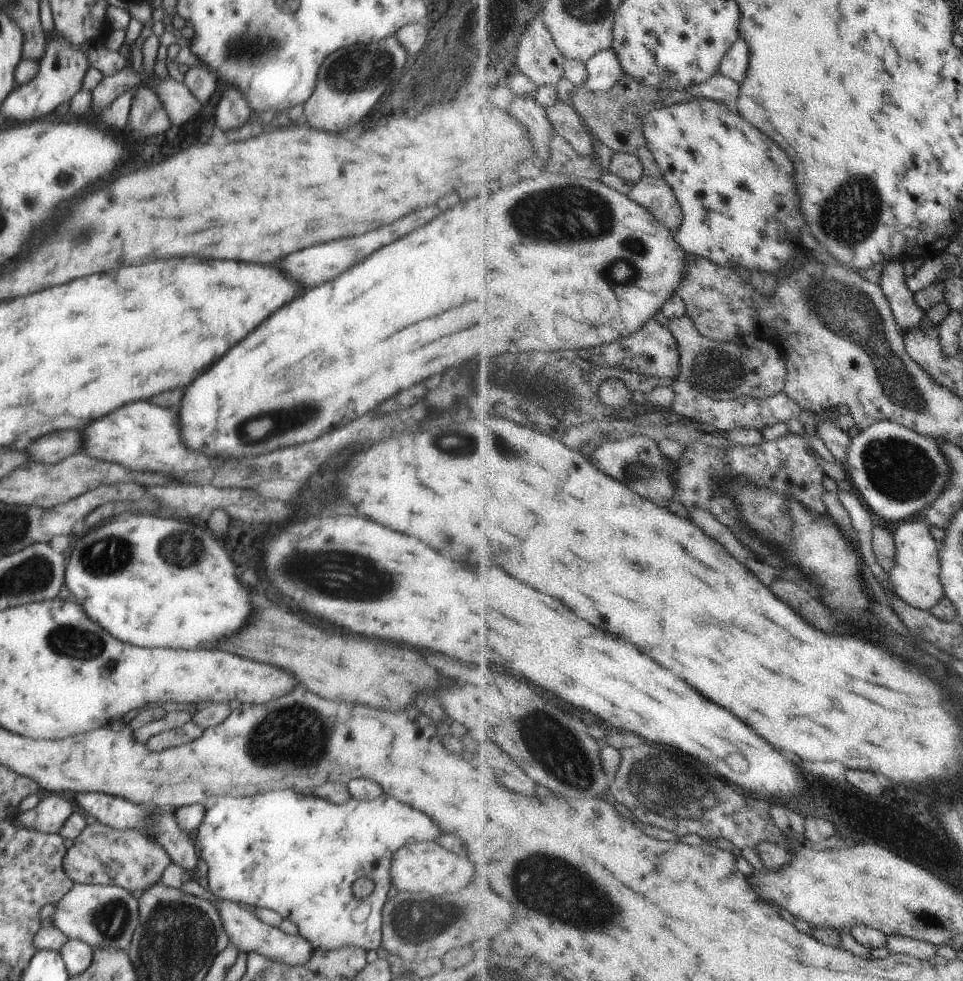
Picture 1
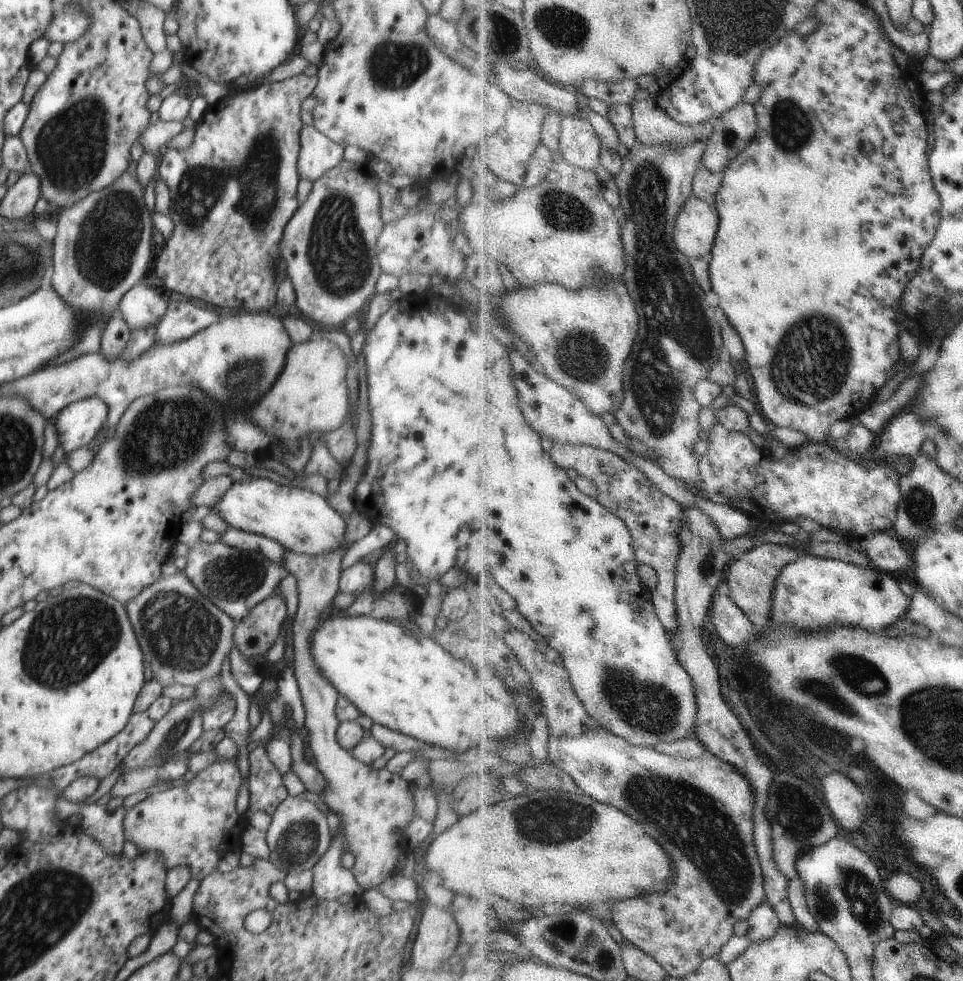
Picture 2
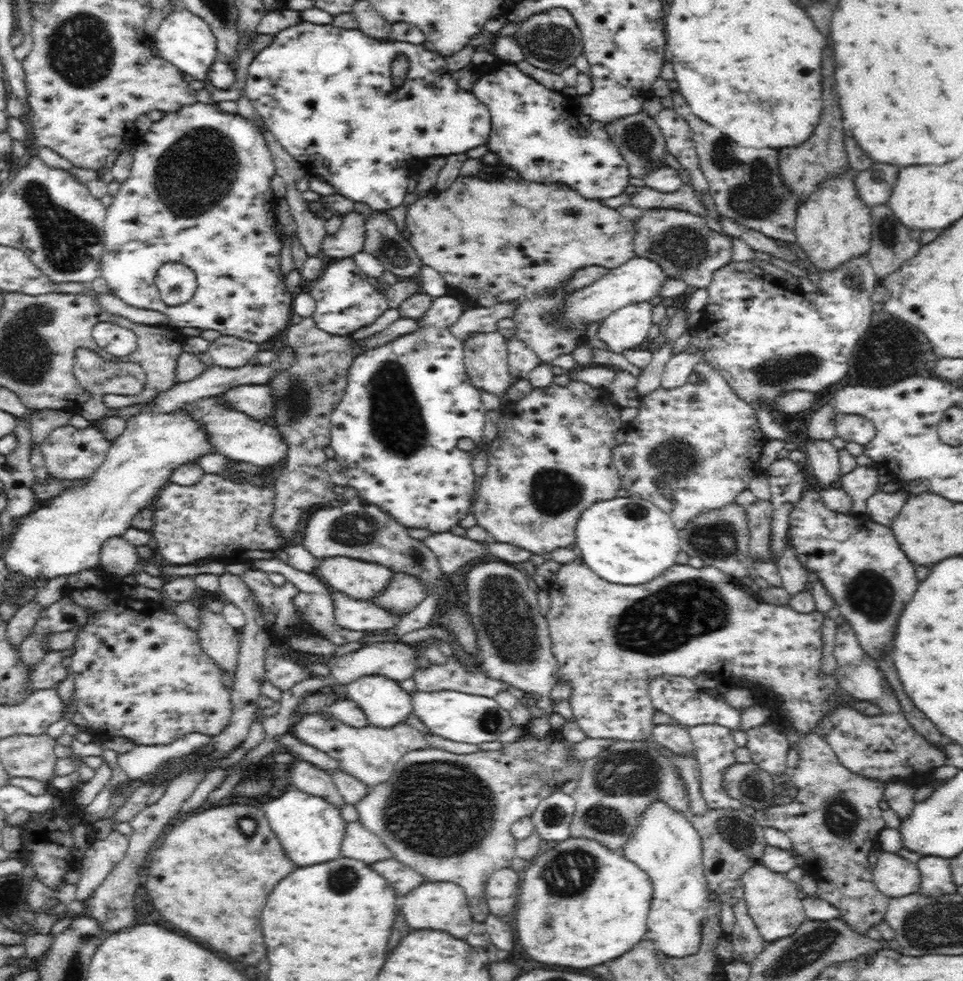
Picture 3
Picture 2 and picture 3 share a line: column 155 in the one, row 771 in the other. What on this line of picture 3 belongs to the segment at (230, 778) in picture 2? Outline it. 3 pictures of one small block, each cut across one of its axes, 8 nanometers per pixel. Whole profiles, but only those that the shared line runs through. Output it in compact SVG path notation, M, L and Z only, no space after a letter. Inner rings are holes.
M802 734L797 747L799 760L790 780L798 794L790 804L756 809L753 818L765 828L784 832L796 854L818 858L814 862L822 866L816 866L820 870L813 876L819 882L816 896L836 907L842 913L841 920L858 934L867 934L884 920L890 900L874 884L868 861L868 854L878 850L879 833L886 828L881 810L885 786L848 771L819 734Z

